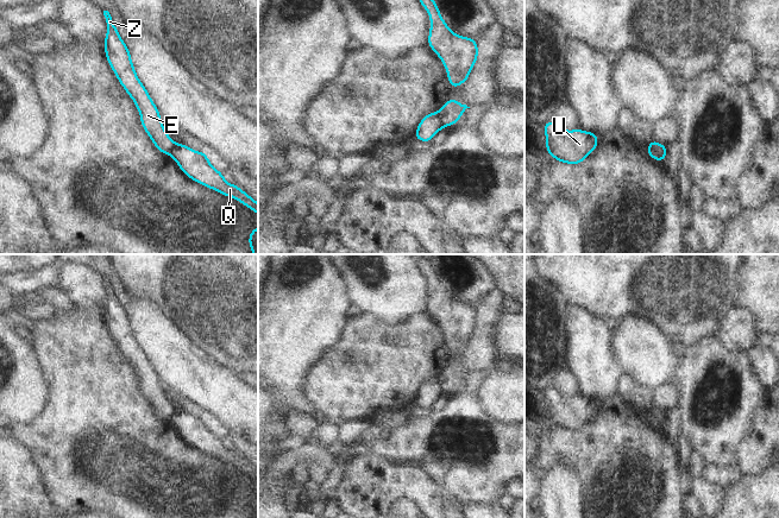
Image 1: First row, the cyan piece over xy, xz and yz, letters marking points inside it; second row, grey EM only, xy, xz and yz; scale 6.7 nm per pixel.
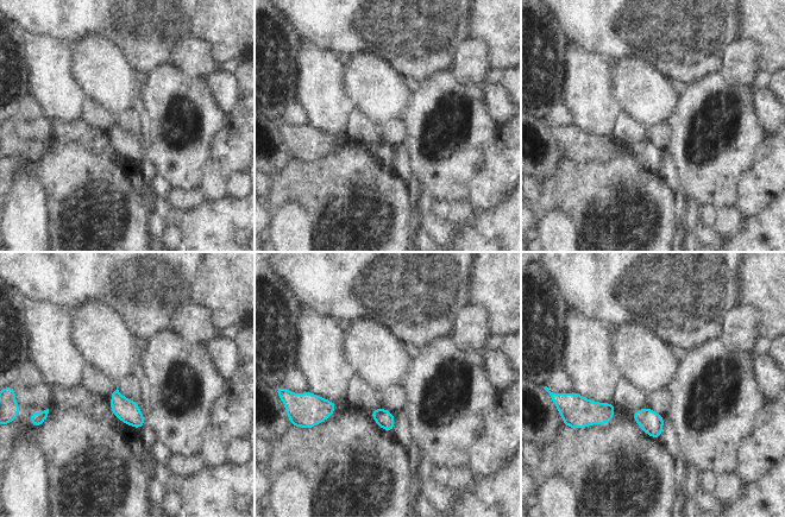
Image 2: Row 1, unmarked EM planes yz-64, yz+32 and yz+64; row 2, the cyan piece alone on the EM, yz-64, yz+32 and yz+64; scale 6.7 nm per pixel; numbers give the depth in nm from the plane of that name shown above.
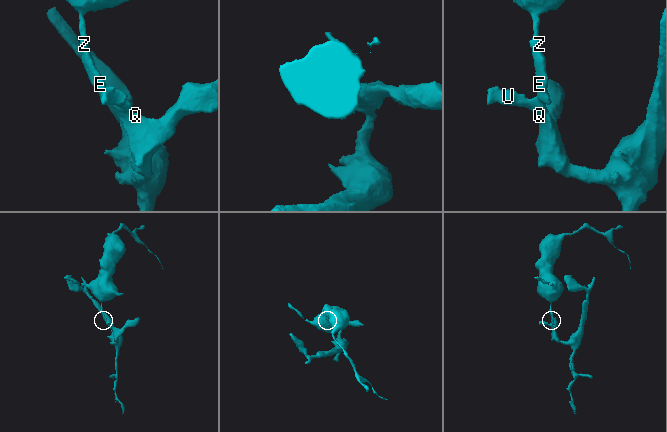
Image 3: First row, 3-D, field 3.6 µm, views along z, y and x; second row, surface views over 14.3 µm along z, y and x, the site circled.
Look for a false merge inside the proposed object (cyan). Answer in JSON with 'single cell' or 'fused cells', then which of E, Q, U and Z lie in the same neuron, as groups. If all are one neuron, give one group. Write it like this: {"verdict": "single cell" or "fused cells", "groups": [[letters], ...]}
{"verdict": "fused cells", "groups": [["E", "Z"], ["Q", "U"]]}

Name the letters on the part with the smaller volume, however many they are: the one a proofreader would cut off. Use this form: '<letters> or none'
Q, U

